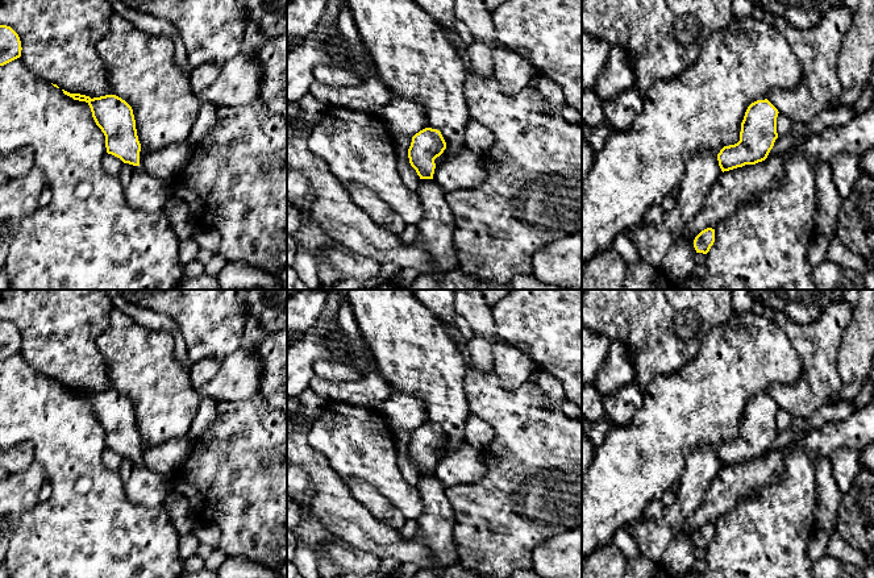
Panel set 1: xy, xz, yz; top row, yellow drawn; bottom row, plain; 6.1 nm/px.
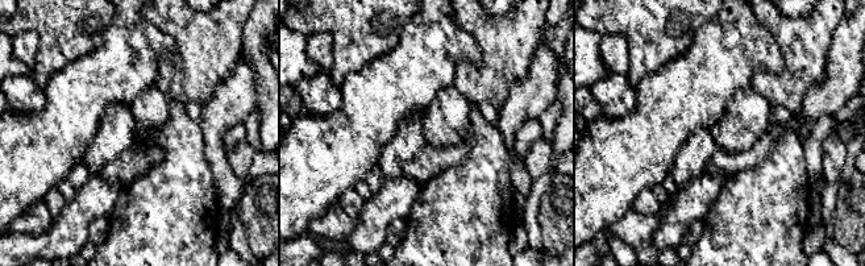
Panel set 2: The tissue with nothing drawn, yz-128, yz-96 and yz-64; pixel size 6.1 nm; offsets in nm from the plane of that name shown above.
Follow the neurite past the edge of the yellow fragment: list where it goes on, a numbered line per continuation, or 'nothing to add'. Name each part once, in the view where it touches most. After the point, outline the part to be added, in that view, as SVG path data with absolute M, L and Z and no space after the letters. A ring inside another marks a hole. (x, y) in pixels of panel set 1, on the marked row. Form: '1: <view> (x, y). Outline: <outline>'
nothing to add

